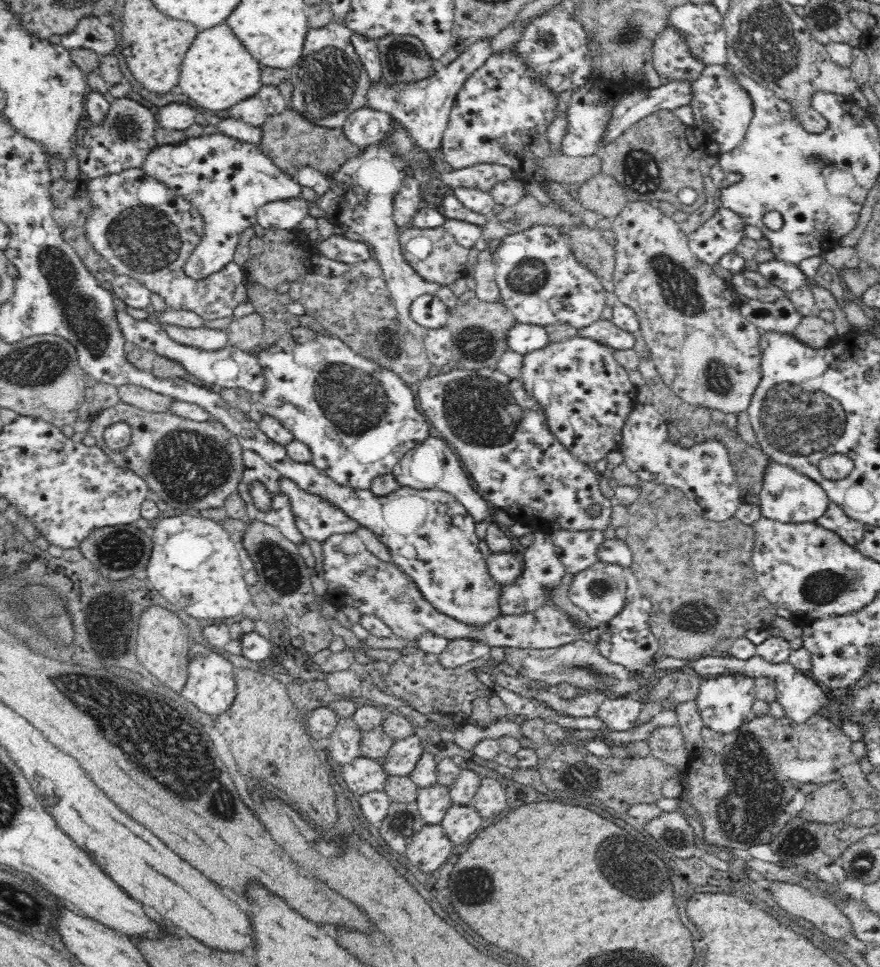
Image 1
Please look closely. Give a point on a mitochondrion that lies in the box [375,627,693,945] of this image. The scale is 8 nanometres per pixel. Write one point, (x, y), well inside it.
(621, 863)

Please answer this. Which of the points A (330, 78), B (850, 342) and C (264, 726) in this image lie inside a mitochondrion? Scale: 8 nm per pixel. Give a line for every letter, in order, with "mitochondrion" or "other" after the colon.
A: mitochondrion
B: other
C: other

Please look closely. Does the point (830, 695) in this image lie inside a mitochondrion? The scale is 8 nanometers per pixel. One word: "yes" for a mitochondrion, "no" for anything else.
no

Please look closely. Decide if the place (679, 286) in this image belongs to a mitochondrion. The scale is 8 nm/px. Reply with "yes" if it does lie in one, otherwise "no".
yes

